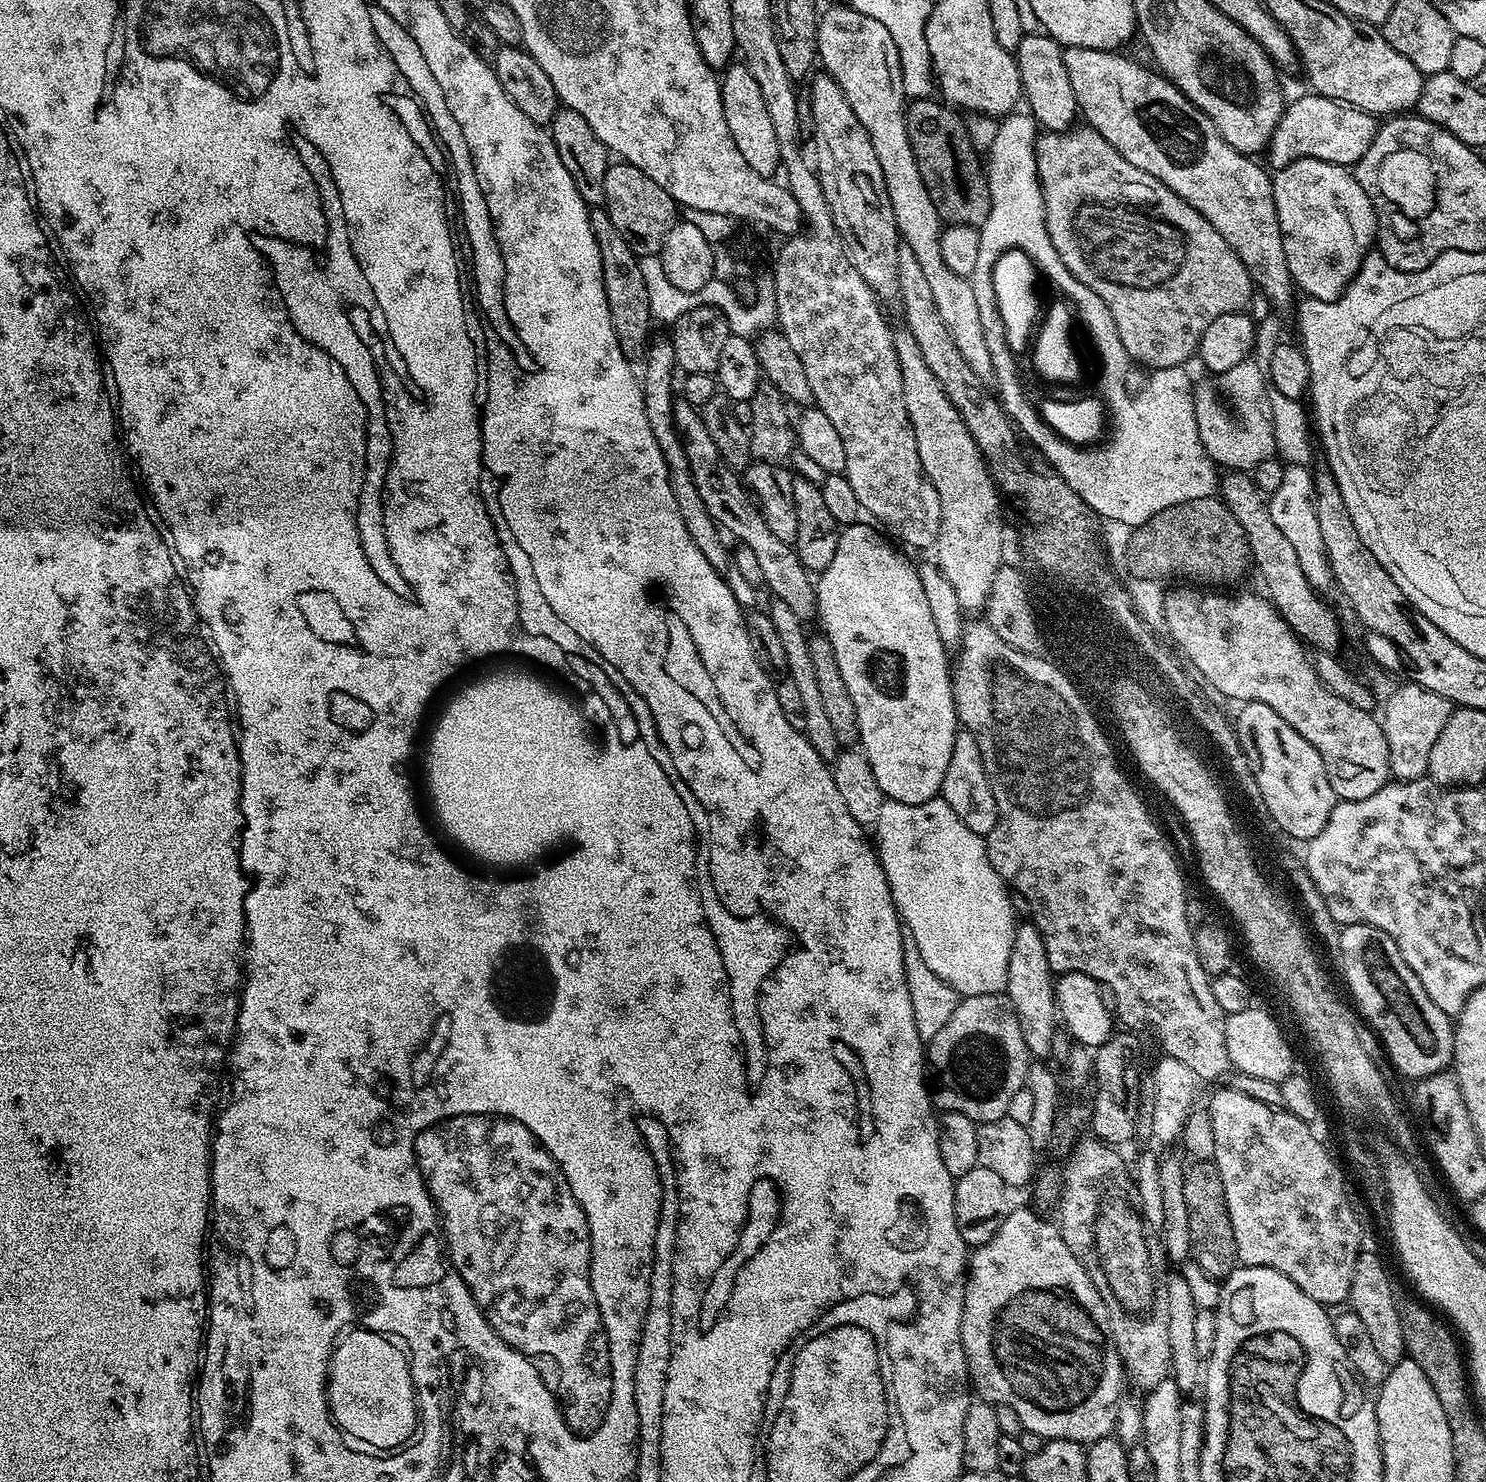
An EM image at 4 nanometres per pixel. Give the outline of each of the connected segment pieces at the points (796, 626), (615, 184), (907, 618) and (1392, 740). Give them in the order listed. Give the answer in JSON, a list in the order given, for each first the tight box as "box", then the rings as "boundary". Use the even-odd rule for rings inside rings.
[{"box":[766,599,842,762],"boundary":[[[773,599],[771,603],[772,605],[767,605],[766,611],[774,622],[774,627],[782,638],[782,646],[786,650],[787,675],[794,682],[794,686],[798,686],[798,690],[802,694],[802,702],[806,705],[806,726],[803,731],[807,735],[808,744],[814,746],[819,759],[825,762],[835,761],[842,751],[842,745],[840,739],[834,734],[834,726],[830,726],[830,722],[826,718],[826,710],[822,710],[821,691],[818,688],[817,675],[808,649],[809,633],[804,632],[805,621],[800,620],[798,614],[794,614],[794,610],[790,610],[790,606],[786,606],[786,602]]]},{"box":[603,162,678,257],"boundary":[[[612,162],[608,165],[603,207],[608,213],[614,232],[617,232],[615,235],[637,257],[657,255],[666,242],[666,234],[670,234],[672,225],[678,220],[678,205],[670,198],[670,194],[666,194],[666,190],[662,190],[662,186],[654,182],[654,178],[638,170],[638,166],[623,162]]]},{"box":[815,523,958,804],"boundary":[[[864,523],[849,524],[841,531],[830,566],[815,581],[818,624],[834,648],[838,669],[850,690],[850,698],[854,698],[859,743],[874,770],[874,778],[878,778],[878,786],[889,800],[921,804],[940,792],[958,731],[950,656],[942,638],[938,638],[938,626],[934,614],[930,614],[930,602],[926,602],[917,565],[895,552]]]},{"box":[1382,681,1446,782],"boundary":[[[1416,681],[1406,682],[1391,692],[1384,706],[1384,716],[1382,715],[1388,746],[1389,769],[1397,779],[1404,782],[1421,779],[1427,773],[1431,747],[1441,734],[1446,719],[1446,711],[1444,712],[1446,701],[1441,695],[1426,690]],[[1416,736],[1424,736],[1420,744],[1429,745],[1428,748],[1424,748],[1424,752],[1420,752]]]}]

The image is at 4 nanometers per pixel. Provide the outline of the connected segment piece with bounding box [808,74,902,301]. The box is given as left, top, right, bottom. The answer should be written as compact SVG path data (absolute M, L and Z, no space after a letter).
M819 75L811 77L812 85L808 88L808 100L812 103L811 143L820 149L820 154L814 158L814 167L816 175L824 172L820 185L826 194L834 226L854 270L862 274L877 297L881 301L899 297L898 250L902 241L890 206L890 194L886 194L882 166L878 166L878 154L874 154L874 142L870 142L870 134L866 134L866 126L858 122L854 106L846 102L842 86L838 86L833 76Z

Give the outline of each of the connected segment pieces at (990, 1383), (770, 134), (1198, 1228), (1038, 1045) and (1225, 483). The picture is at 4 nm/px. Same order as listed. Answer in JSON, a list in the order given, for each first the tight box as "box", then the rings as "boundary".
[{"box":[960,1207,1126,1446],"boundary":[[[1013,1207],[998,1226],[998,1234],[979,1245],[967,1261],[960,1341],[968,1363],[968,1379],[979,1399],[1010,1406],[1025,1432],[1038,1434],[1045,1441],[1073,1440],[1087,1446],[1115,1433],[1116,1408],[1125,1395],[1126,1378],[1120,1372],[1105,1372],[1101,1330],[1107,1328],[1110,1315],[1102,1294],[1066,1246],[1059,1227],[1036,1212]]]},{"box":[720,62,781,177],"boundary":[[[743,62],[729,63],[723,69],[720,80],[720,97],[722,98],[722,114],[726,118],[726,126],[730,126],[730,134],[734,138],[734,146],[746,158],[746,162],[759,176],[771,177],[775,168],[781,167],[778,142],[774,138],[774,126],[770,126],[770,114],[766,114],[766,101],[762,98],[762,89],[754,82],[754,74]]]},{"box":[1182,1160,1238,1282],"boundary":[[[1197,1160],[1189,1165],[1184,1168],[1182,1195],[1186,1197],[1186,1214],[1190,1217],[1190,1256],[1205,1274],[1220,1282],[1238,1266],[1226,1190],[1222,1190],[1222,1174],[1218,1174],[1212,1160]]]},{"box":[1006,922,1058,1058],"boundary":[[[1031,922],[1021,923],[1014,934],[1014,946],[1010,946],[1006,995],[1018,1018],[1018,1026],[1022,1026],[1022,1038],[1028,1047],[1029,1057],[1048,1058],[1044,1056],[1052,1052],[1052,1043],[1056,1040],[1056,1024],[1058,1028],[1056,985],[1042,934]]]},{"box":[1219,470,1342,653],"boundary":[[[1232,470],[1227,474],[1229,476],[1225,480],[1223,477],[1219,481],[1219,495],[1244,529],[1255,567],[1260,567],[1272,579],[1273,592],[1270,596],[1280,616],[1292,632],[1315,651],[1337,653],[1342,638],[1340,622],[1331,606],[1324,601],[1325,597],[1312,588],[1306,574],[1302,574],[1302,566],[1298,562],[1298,554],[1294,554],[1294,546],[1290,546],[1290,538],[1286,538],[1286,534],[1274,526],[1274,518],[1270,518],[1265,494],[1260,492],[1247,471]]]}]

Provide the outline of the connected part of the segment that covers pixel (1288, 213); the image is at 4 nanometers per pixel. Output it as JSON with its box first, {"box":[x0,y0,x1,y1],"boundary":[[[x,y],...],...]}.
{"box":[1272,158,1376,300],"boundary":[[[1302,158],[1290,162],[1290,166],[1279,169],[1272,176],[1272,193],[1282,230],[1282,246],[1286,250],[1286,266],[1290,266],[1293,285],[1313,300],[1337,300],[1374,248],[1376,211],[1366,190],[1358,186],[1355,175],[1345,165]]]}

